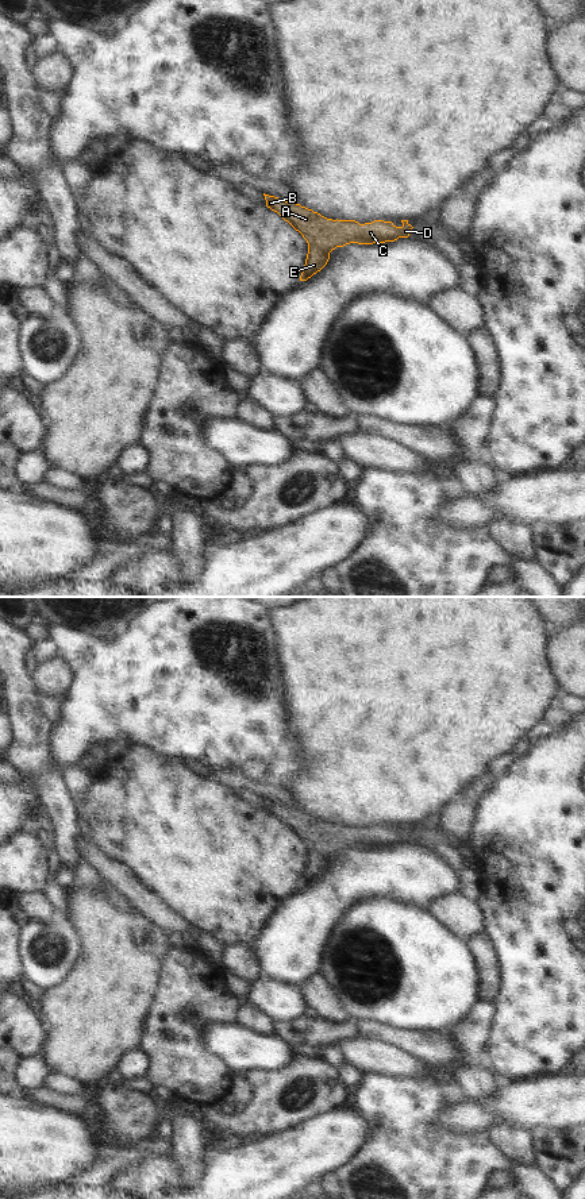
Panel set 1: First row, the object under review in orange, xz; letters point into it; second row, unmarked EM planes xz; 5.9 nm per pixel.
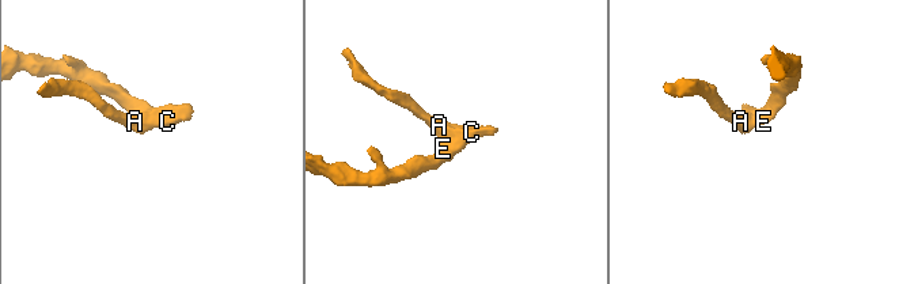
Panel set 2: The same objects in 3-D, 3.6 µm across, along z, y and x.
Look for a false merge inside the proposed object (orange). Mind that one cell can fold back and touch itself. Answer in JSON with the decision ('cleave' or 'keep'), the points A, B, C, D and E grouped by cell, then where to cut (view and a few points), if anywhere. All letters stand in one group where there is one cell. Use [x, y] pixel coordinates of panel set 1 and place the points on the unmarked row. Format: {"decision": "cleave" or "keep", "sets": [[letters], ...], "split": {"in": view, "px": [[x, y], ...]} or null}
{"decision": "keep", "sets": [["A", "B", "C", "D", "E"]], "split": null}

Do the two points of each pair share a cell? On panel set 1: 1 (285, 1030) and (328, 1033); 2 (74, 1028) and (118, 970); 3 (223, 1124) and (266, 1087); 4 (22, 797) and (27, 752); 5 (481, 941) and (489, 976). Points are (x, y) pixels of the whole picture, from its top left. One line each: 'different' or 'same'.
1: same
2: same
3: same
4: different
5: same

